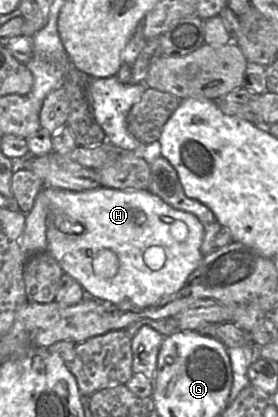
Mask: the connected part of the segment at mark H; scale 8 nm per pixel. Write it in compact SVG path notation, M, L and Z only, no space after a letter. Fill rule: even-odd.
M46 186L42 190L49 201L46 233L50 249L47 251L65 274L81 284L87 296L113 304L129 302L136 308L147 308L178 292L204 258L201 253L203 225L197 216L173 208L149 189L120 190L99 186L77 192ZM64 215L75 222L73 229L62 224ZM107 249L113 251L119 259L118 272L113 277L102 277L93 269L94 259Z

